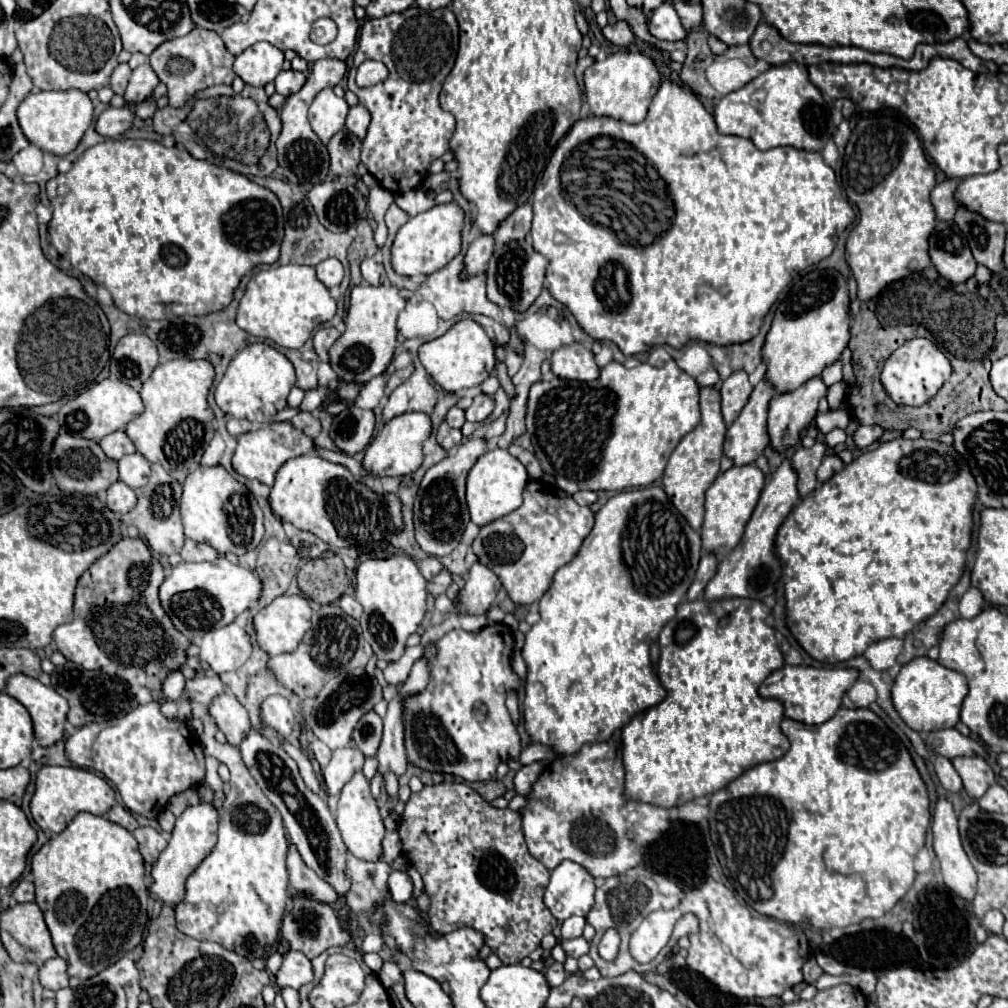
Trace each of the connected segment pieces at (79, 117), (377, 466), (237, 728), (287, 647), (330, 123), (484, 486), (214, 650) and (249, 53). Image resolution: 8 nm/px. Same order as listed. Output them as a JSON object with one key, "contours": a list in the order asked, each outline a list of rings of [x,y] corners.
{"contours":[[[[70,88],[70,90],[42,90],[38,94],[28,94],[18,106],[18,122],[24,136],[30,144],[38,146],[44,152],[66,156],[70,154],[88,126],[94,122],[94,104],[86,92]]],[[[410,412],[410,414],[400,414],[392,418],[388,424],[382,426],[378,436],[372,440],[372,444],[366,448],[362,468],[368,476],[374,478],[384,478],[384,476],[406,476],[412,474],[420,468],[422,464],[422,442],[430,436],[432,422],[428,414],[422,412]]],[[[230,692],[218,694],[208,706],[208,714],[214,718],[216,726],[224,732],[228,744],[232,746],[238,746],[238,742],[242,742],[242,738],[250,730],[248,712]]],[[[278,596],[254,616],[258,646],[268,656],[294,650],[310,628],[310,606],[304,596]]],[[[332,88],[322,90],[314,98],[314,102],[310,106],[308,118],[310,118],[312,130],[316,132],[316,136],[324,144],[328,144],[330,138],[344,128],[348,110],[350,110],[350,106],[346,104],[346,100],[344,98],[338,98]]],[[[494,448],[484,452],[468,472],[468,480],[466,480],[466,502],[472,522],[484,526],[494,518],[502,518],[514,512],[522,504],[522,492],[526,482],[528,482],[528,472],[524,464],[518,458],[514,458],[508,450]]],[[[244,612],[238,614],[228,626],[210,628],[200,642],[198,658],[206,662],[216,674],[240,668],[252,652],[250,640],[243,629],[242,615]]],[[[258,42],[236,56],[234,72],[250,86],[266,86],[282,70],[284,54],[268,42]]]]}

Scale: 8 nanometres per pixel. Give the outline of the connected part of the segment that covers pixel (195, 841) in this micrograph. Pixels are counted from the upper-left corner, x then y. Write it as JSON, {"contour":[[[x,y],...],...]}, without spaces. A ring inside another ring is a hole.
{"contour":[[[204,800],[196,806],[188,806],[176,818],[172,838],[152,868],[154,884],[150,886],[150,890],[164,904],[166,902],[178,904],[182,900],[182,894],[184,894],[186,878],[196,870],[196,866],[202,862],[202,858],[206,858],[206,854],[210,854],[210,850],[216,846],[216,842],[218,842],[218,810],[216,810],[216,806],[210,802],[204,802]]]}

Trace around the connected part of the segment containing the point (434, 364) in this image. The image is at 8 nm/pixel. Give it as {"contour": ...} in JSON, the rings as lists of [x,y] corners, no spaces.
{"contour":[[[472,318],[456,322],[444,336],[418,348],[418,358],[432,380],[446,392],[458,392],[482,384],[496,368],[496,346],[486,330]]]}

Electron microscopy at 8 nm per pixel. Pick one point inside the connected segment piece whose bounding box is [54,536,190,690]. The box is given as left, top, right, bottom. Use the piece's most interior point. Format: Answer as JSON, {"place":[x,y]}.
{"place":[119,626]}

